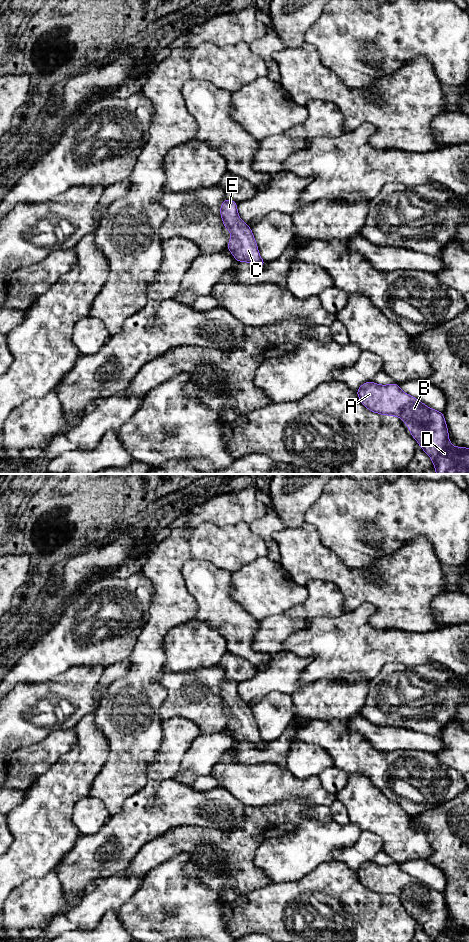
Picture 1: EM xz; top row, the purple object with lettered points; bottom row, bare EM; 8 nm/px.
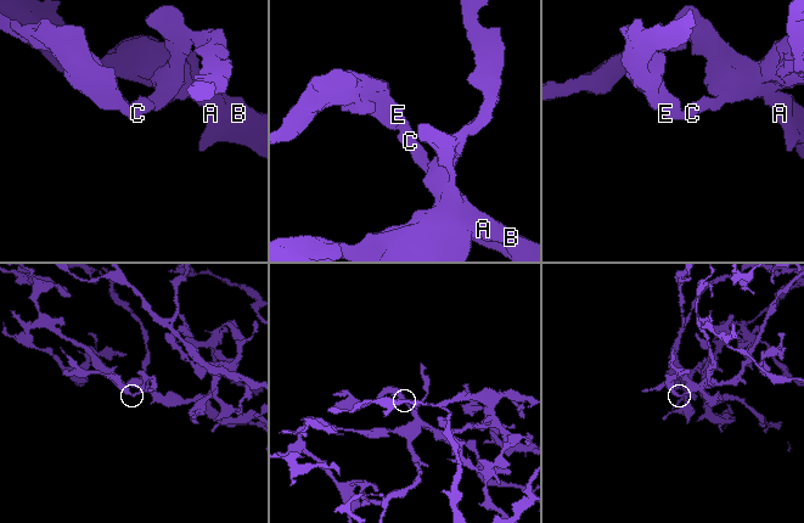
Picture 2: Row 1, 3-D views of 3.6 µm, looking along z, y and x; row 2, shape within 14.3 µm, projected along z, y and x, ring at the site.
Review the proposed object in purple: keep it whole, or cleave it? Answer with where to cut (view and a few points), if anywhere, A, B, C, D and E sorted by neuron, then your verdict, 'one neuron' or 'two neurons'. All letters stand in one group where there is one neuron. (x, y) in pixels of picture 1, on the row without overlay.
no cut | A B C D E | one neuron

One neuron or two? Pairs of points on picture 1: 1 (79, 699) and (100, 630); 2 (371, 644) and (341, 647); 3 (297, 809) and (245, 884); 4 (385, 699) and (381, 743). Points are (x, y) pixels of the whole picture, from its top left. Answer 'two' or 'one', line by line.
1: two
2: one
3: one
4: two

